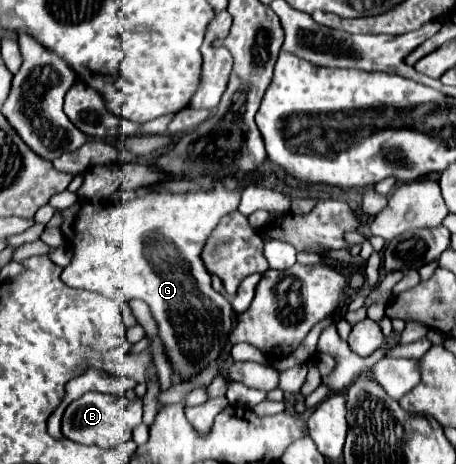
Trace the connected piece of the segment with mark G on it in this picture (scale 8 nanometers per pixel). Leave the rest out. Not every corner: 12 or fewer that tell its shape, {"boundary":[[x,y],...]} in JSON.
{"boundary":[[234,189],[60,211],[74,289],[148,303],[186,377],[232,305],[200,251]]}

